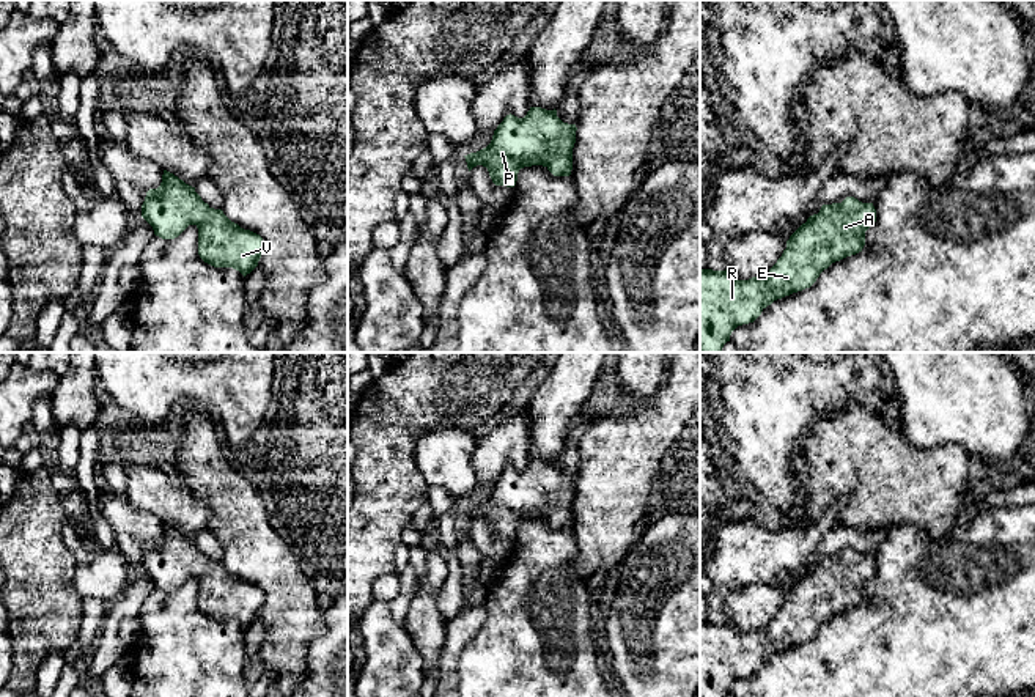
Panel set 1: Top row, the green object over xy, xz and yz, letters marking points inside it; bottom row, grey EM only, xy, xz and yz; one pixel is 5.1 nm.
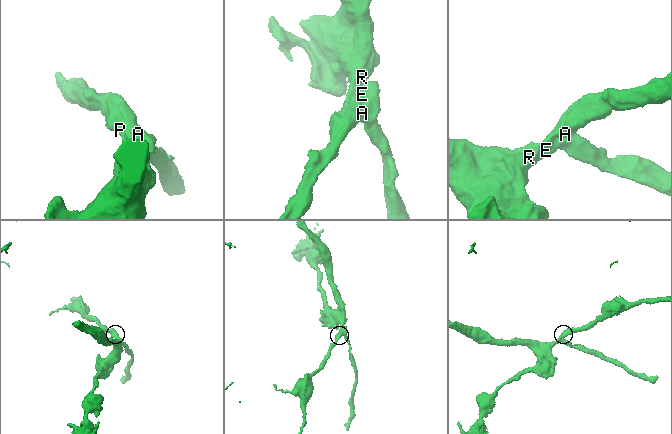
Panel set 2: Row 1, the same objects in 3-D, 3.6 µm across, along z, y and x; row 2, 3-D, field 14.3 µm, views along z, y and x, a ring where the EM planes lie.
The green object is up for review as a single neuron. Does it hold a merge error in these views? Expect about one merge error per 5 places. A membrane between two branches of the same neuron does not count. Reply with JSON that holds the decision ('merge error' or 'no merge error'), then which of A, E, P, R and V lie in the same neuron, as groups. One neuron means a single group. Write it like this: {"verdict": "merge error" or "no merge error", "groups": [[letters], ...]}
{"verdict": "no merge error", "groups": [["A", "E", "P", "R", "V"]]}

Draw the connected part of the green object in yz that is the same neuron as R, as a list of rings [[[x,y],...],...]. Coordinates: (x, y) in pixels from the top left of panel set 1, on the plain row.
[[[846,549],[842,555],[823,557],[786,593],[786,601],[764,629],[738,632],[730,623],[700,621],[700,697],[725,697],[731,684],[753,675],[774,653],[810,640],[832,615],[862,604],[865,584],[876,574],[873,555]]]

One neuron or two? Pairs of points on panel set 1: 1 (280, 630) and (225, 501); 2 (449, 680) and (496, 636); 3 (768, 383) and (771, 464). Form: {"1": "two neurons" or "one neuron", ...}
{"1": "one neuron", "2": "two neurons", "3": "one neuron"}

